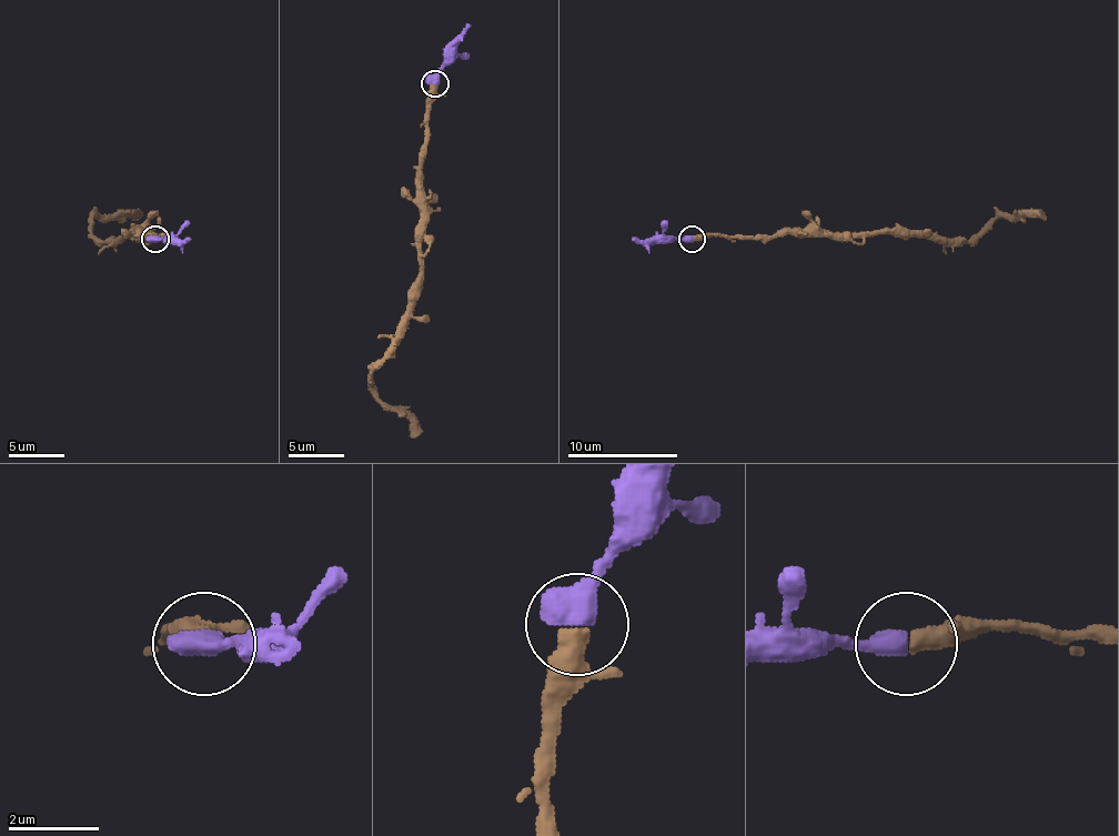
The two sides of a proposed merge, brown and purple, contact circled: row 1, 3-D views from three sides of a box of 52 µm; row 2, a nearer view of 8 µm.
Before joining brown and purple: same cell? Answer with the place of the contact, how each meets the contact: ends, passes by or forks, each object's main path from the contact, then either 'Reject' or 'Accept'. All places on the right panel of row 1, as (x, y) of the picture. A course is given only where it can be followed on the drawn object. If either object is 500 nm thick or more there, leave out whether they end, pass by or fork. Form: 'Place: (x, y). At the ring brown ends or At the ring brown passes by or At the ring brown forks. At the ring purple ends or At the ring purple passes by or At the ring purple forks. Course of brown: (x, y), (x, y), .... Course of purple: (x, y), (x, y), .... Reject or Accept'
Place: (692, 239). Course of brown: (694, 238), (904, 232), (973, 241), (1000, 219), (1045, 219). Course of purple: (691, 238), (633, 238). Accept

